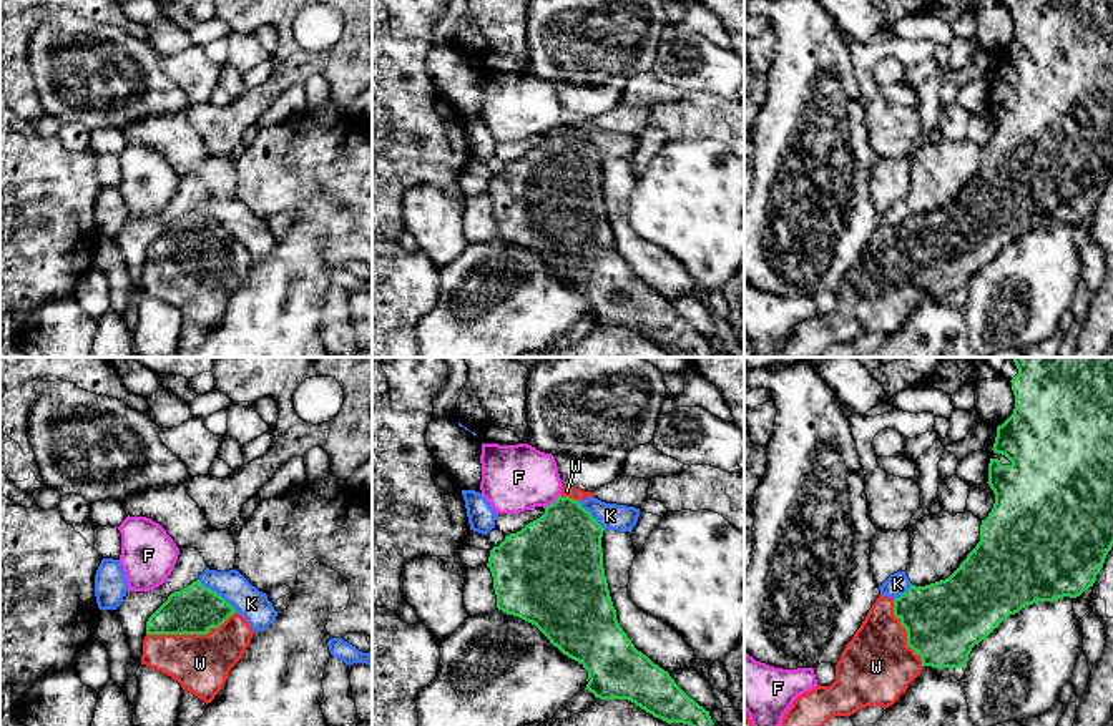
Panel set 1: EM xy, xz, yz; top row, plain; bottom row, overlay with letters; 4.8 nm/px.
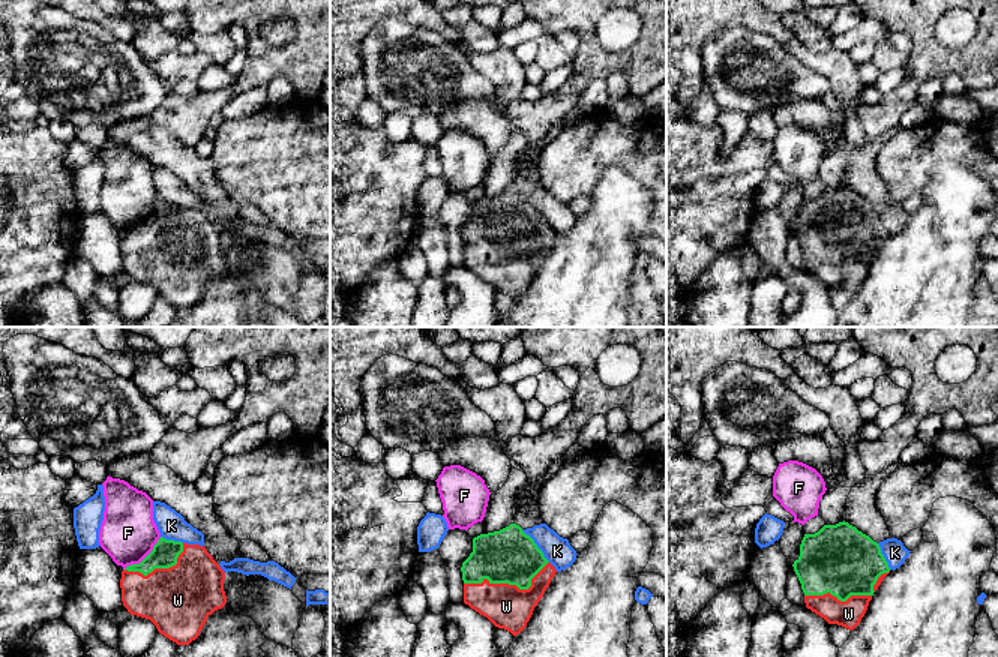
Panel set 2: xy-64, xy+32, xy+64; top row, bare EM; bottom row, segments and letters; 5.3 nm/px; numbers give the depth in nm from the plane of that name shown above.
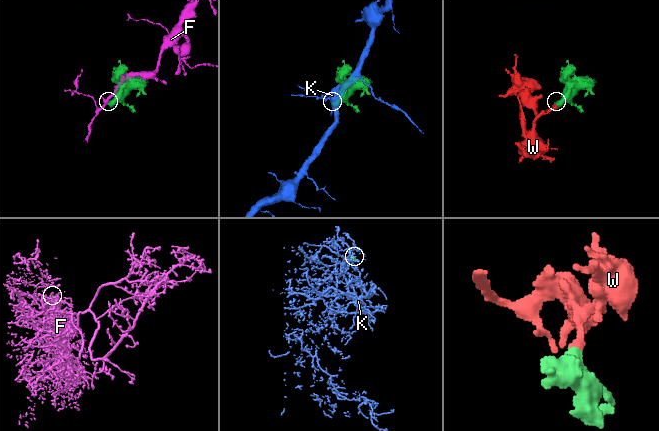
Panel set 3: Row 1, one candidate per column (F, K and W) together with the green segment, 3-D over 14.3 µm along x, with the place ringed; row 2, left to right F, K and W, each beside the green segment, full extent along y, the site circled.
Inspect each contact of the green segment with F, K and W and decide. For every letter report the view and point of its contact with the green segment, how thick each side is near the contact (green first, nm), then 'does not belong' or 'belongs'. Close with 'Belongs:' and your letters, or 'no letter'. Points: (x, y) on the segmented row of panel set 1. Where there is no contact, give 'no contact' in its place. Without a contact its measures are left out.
F: xz (554, 502) | 400/320 nm | does not belong
K: xy (216, 593) | 240/150 nm | does not belong
W: xy (191, 633) | 240/280 nm | belongs
Belongs: W

